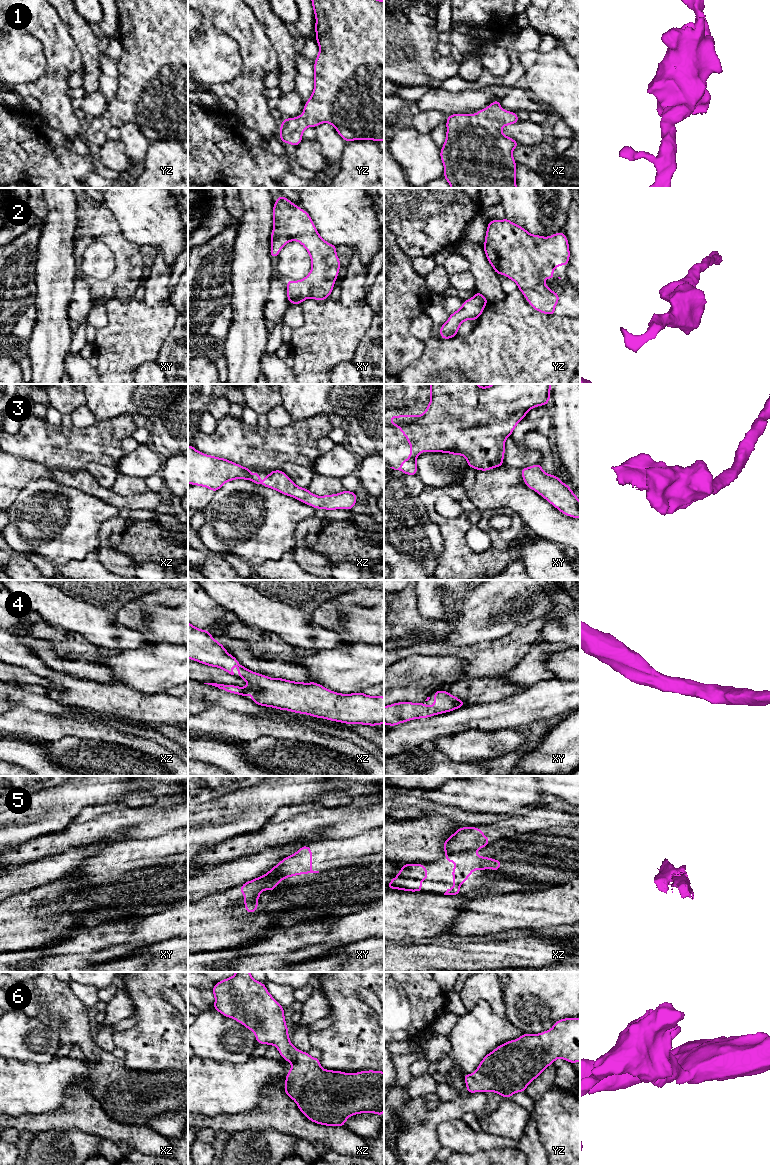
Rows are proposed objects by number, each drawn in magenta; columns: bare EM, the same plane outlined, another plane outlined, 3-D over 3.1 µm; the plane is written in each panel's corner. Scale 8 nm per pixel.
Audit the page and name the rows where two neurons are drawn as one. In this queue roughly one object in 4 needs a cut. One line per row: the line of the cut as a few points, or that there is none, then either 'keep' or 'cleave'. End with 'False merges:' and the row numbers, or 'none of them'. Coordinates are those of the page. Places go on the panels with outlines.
1: no cut; keep
2: no cut; keep
3: no cut; keep
4: no cut; keep
5: cut in xz along (475, 850), (447, 853); cleave
6: no cut; keep
False merges: 5

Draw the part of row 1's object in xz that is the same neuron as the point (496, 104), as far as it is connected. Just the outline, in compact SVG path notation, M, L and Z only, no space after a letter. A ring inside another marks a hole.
M500 99L475 114L451 114L440 151L444 178L451 188L517 188L513 150L518 142L502 133L502 127L519 122L517 113L500 107Z

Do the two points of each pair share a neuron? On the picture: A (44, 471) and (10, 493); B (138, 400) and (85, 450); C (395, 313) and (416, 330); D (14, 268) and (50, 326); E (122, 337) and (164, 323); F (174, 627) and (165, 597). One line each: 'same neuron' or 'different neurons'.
A: same neuron
B: different neurons
C: different neurons
D: different neurons
E: same neuron
F: same neuron

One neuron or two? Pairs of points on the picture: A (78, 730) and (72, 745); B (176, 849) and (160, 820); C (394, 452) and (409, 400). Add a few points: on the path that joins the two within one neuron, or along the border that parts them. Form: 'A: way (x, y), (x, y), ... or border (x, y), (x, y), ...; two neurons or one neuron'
A: border (98, 740), (63, 736), (52, 741); two neurons
B: border (177, 827), (157, 836), (144, 839); two neurons
C: way (402, 439), (409, 413); one neuron

